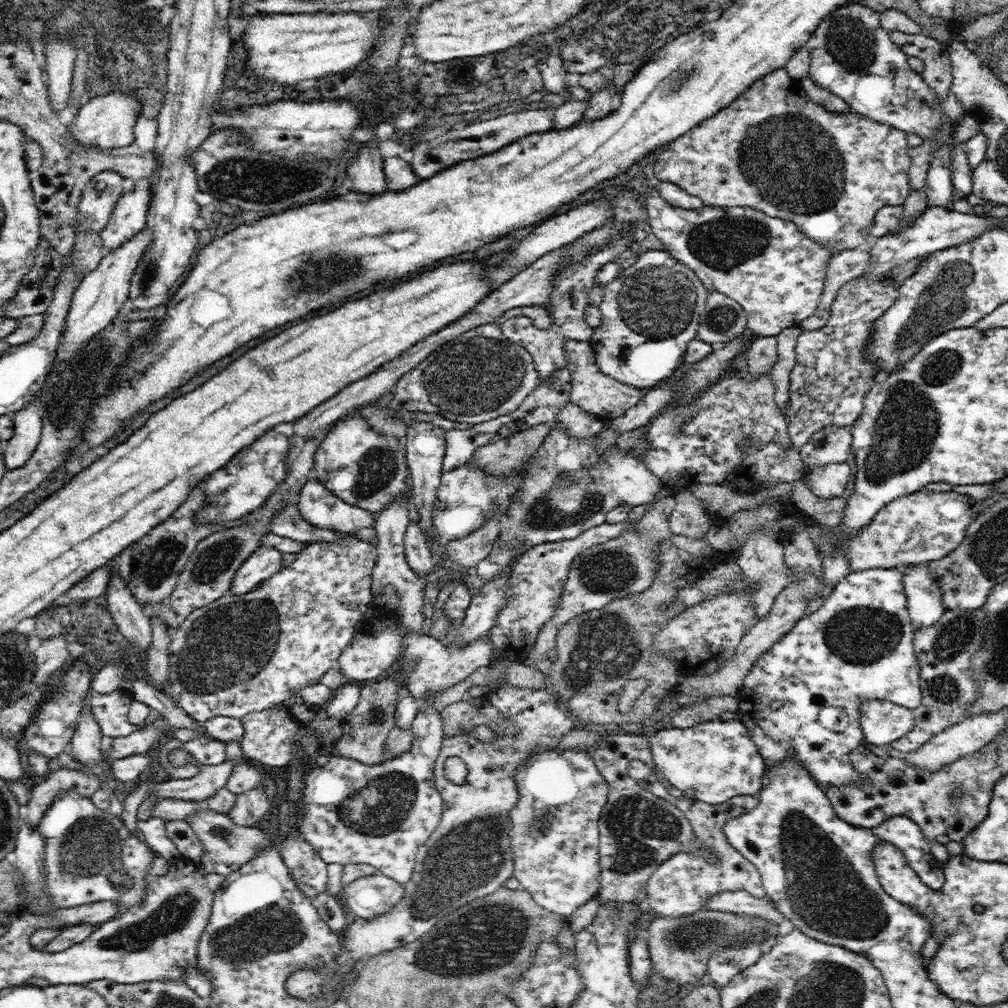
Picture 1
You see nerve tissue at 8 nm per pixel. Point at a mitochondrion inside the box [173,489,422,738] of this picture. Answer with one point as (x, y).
(211, 562)

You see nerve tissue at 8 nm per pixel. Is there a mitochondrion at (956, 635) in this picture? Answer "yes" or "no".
yes

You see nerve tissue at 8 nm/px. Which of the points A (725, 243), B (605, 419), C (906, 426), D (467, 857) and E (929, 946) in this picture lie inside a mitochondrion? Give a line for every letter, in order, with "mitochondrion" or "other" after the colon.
A: mitochondrion
B: other
C: mitochondrion
D: mitochondrion
E: other

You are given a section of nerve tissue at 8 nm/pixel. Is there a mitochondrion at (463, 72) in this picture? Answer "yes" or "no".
no

